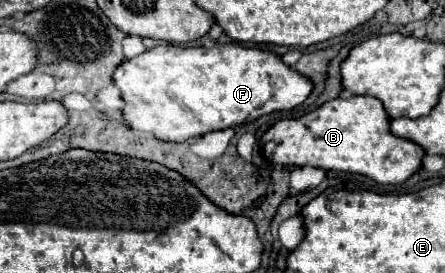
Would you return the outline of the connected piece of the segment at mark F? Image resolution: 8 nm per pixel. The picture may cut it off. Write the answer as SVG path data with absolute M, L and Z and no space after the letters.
M237 43L209 49L157 45L123 61L113 73L113 83L121 91L127 125L171 143L243 125L273 111L293 109L309 97L313 87L307 77L283 65L275 53Z

